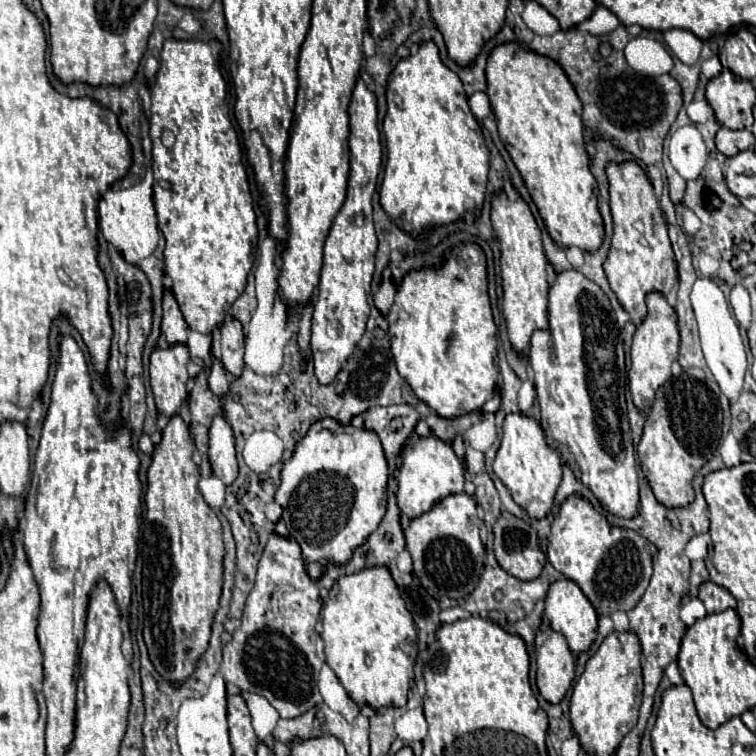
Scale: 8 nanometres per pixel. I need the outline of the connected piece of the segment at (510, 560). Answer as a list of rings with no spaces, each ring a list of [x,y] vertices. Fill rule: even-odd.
[[[507,512],[493,526],[495,558],[517,580],[535,580],[547,558],[539,548],[537,534],[527,520],[519,520]]]

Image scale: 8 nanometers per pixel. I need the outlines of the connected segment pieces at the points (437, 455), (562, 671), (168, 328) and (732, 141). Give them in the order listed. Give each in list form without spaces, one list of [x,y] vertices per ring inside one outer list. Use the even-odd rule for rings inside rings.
[[[411,436],[407,446],[403,448],[403,462],[399,466],[399,476],[397,476],[399,510],[409,518],[417,518],[429,512],[445,496],[463,492],[463,480],[465,480],[463,464],[457,460],[451,446],[447,446],[435,436],[429,436],[429,438]]]
[[[547,628],[535,638],[537,650],[537,688],[549,704],[559,704],[575,678],[575,658],[567,640]]]
[[[165,292],[165,296],[163,296],[161,330],[163,330],[163,336],[165,336],[169,346],[173,346],[173,344],[187,344],[189,326],[187,326],[179,306],[175,304],[175,300],[173,300],[173,296],[169,292]]]
[[[719,128],[717,138],[715,138],[717,150],[725,156],[735,156],[737,152],[743,152],[755,144],[755,136],[749,130],[729,130],[729,128]]]

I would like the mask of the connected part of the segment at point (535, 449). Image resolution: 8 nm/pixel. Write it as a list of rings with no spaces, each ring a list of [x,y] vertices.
[[[507,414],[503,422],[503,438],[493,462],[493,472],[507,486],[513,500],[527,512],[531,520],[543,520],[555,500],[555,492],[561,484],[561,458],[559,452],[549,448],[541,426],[525,414]]]

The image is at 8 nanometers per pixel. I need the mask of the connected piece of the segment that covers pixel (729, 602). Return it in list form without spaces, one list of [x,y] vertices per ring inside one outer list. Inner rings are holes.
[[[705,582],[699,588],[699,600],[705,604],[707,612],[723,612],[725,608],[735,608],[735,598],[721,586],[713,582]]]

